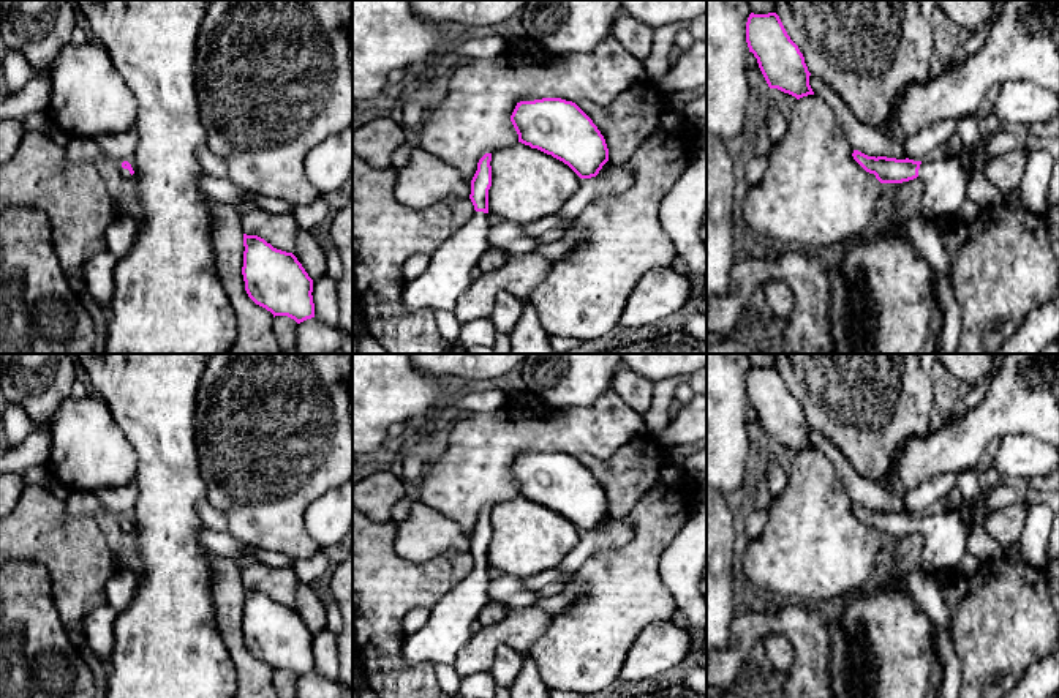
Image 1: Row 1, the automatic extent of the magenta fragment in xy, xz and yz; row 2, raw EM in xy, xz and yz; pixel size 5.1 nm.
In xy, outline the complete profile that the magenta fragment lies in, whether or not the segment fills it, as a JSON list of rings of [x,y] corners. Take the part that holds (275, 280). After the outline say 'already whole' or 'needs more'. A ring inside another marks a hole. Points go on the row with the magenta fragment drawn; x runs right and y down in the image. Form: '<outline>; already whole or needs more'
[[[243,234],[242,275],[248,297],[275,316],[288,316],[297,324],[315,317],[313,280],[292,253],[273,248],[258,235]]]; already whole

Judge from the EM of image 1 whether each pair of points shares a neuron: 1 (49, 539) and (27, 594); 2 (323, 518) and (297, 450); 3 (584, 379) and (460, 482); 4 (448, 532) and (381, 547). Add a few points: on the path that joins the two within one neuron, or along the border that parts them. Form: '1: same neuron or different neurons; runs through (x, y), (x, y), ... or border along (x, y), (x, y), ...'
1: different neurons; border along (16, 559), (40, 562), (48, 570), (54, 599)
2: different neurons; border along (335, 487), (307, 507), (305, 529), (310, 536)
3: different neurons; border along (593, 403), (557, 408)
4: different neurons; border along (395, 523), (395, 551), (410, 561), (429, 561)

